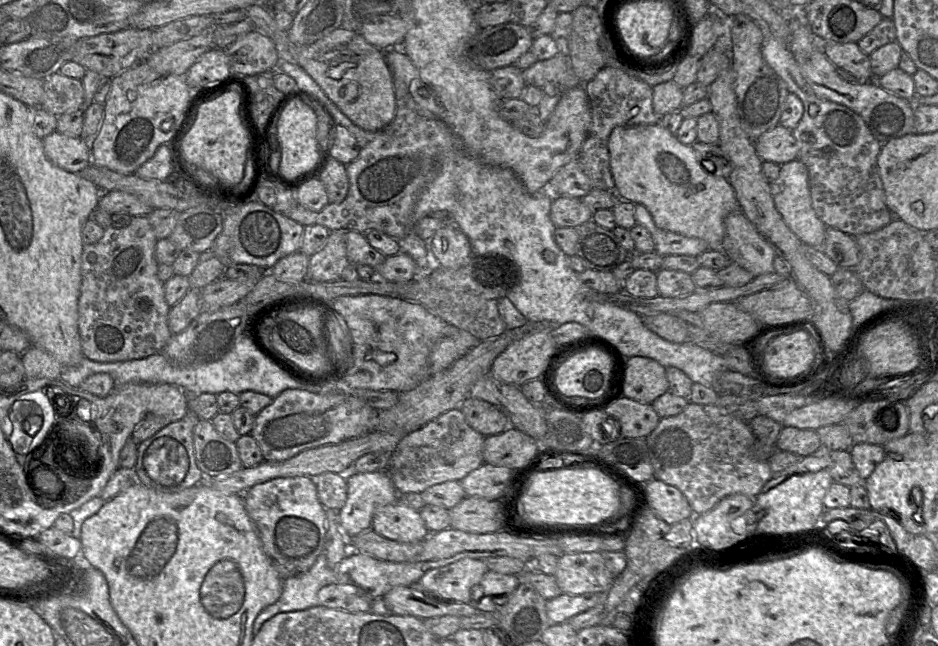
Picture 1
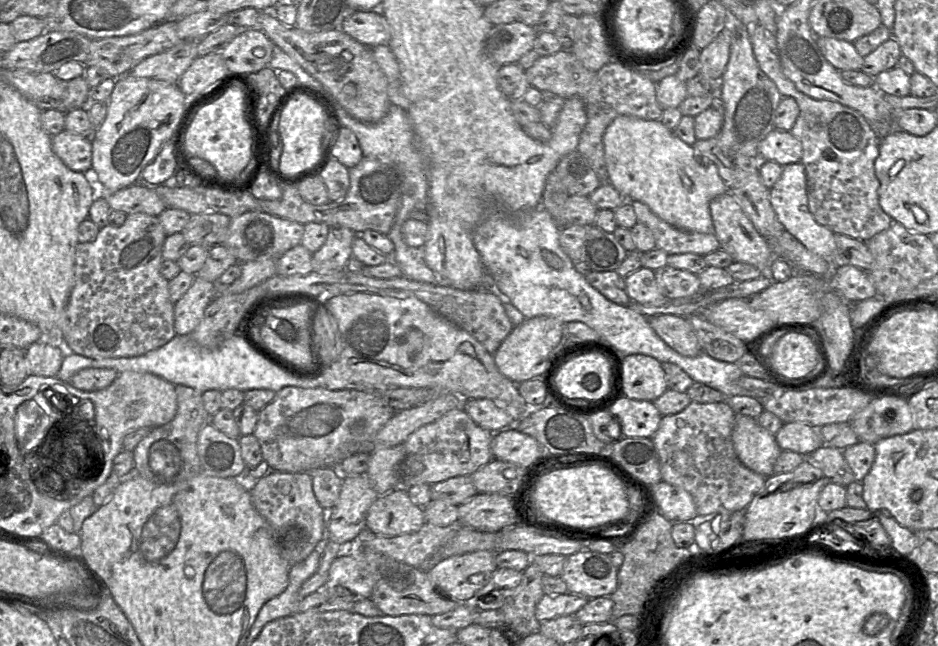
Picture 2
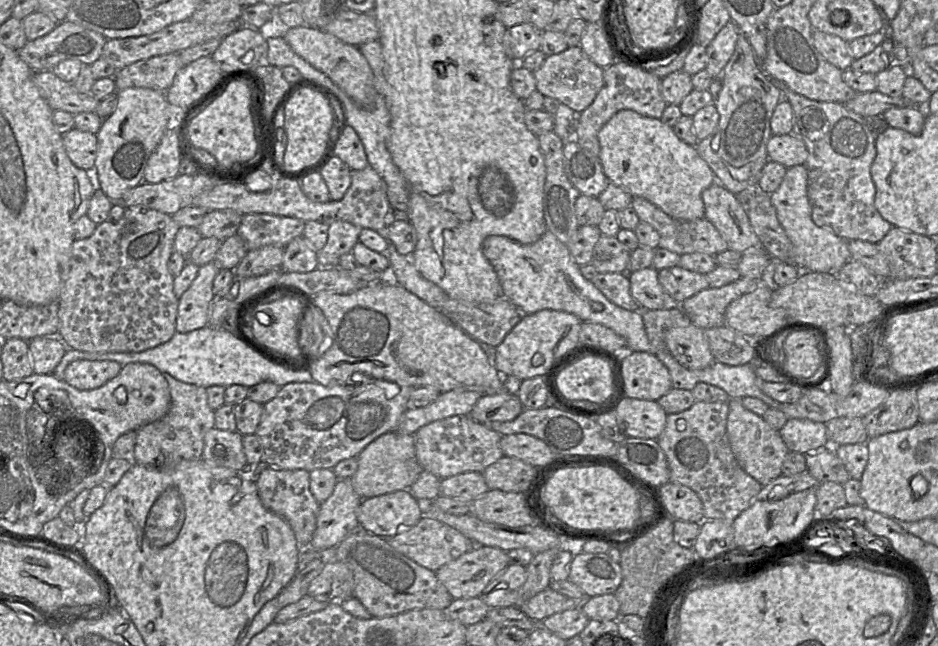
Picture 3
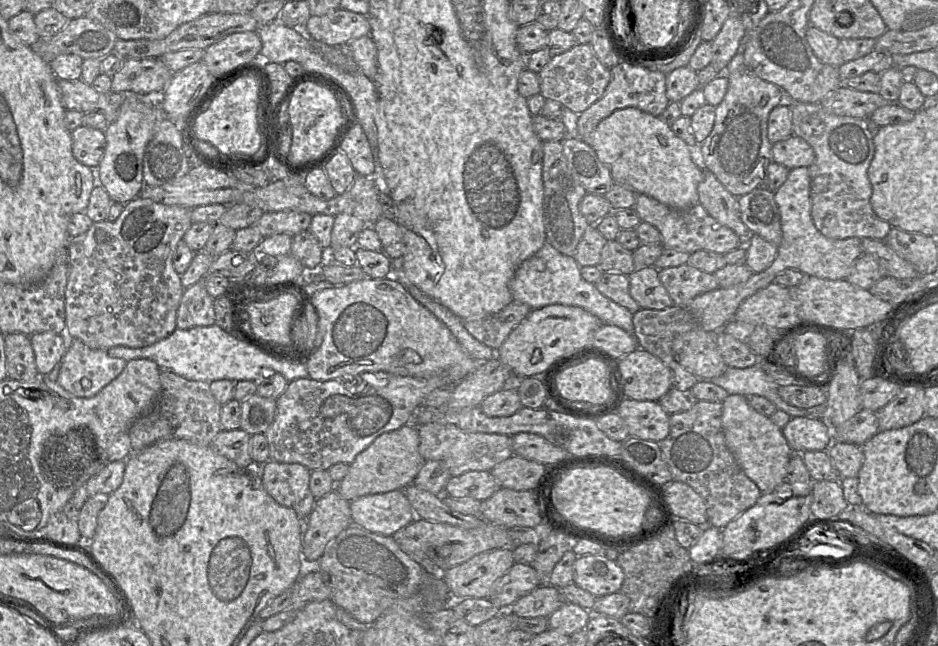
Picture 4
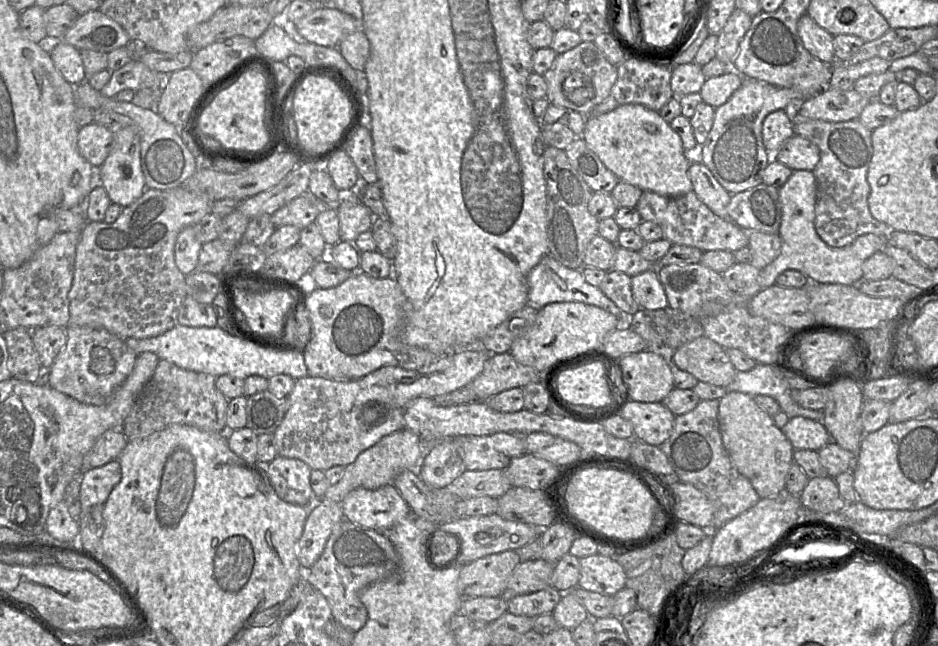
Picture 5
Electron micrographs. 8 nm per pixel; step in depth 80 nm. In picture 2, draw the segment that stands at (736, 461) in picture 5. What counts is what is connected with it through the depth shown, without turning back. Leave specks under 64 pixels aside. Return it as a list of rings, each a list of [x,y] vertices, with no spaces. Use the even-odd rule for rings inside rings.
[[[736,414],[732,442],[743,465],[765,477],[774,474],[774,464],[782,450],[775,435],[761,427],[756,419]]]

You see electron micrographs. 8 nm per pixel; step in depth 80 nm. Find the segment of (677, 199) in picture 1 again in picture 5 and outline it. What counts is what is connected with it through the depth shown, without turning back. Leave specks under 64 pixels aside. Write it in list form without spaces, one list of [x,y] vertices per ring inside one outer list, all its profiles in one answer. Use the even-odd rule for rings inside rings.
[[[624,104],[607,113],[589,115],[581,137],[620,181],[666,197],[678,197],[693,191],[688,169],[692,157],[697,155],[685,151],[680,136],[659,112],[640,104]]]

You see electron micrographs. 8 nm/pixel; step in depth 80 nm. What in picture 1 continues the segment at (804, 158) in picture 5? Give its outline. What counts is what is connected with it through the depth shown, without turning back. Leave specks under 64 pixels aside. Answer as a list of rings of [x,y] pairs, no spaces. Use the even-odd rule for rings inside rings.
[[[778,124],[755,141],[755,149],[763,161],[784,165],[799,158],[799,144],[792,130]]]

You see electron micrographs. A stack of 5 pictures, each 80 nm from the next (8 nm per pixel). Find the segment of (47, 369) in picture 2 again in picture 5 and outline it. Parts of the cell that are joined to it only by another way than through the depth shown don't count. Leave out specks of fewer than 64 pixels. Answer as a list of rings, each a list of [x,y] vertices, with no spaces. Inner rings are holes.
[[[59,326],[38,327],[31,330],[31,337],[41,366],[49,369],[66,345],[66,329]]]

